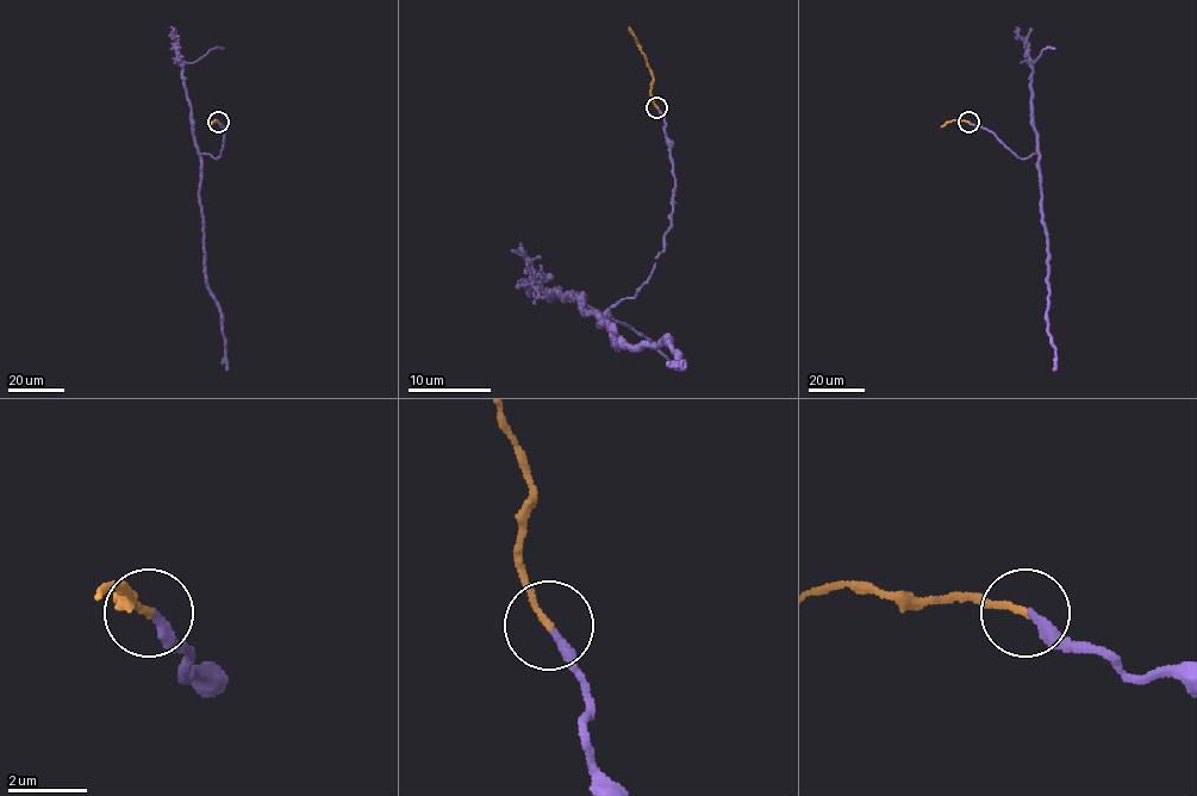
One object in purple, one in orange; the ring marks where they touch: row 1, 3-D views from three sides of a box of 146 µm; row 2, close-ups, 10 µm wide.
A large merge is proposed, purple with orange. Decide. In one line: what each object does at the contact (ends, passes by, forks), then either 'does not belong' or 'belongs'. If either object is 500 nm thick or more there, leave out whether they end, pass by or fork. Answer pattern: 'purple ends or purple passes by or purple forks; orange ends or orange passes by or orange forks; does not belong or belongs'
purple ends; orange ends; belongs

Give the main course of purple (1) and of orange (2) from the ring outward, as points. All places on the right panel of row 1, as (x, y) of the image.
1: (968, 122), (991, 131), (1018, 157), (1039, 156), (1046, 235), (1047, 333), (1055, 353), (1053, 371)
2: (968, 122), (952, 120), (941, 126)

